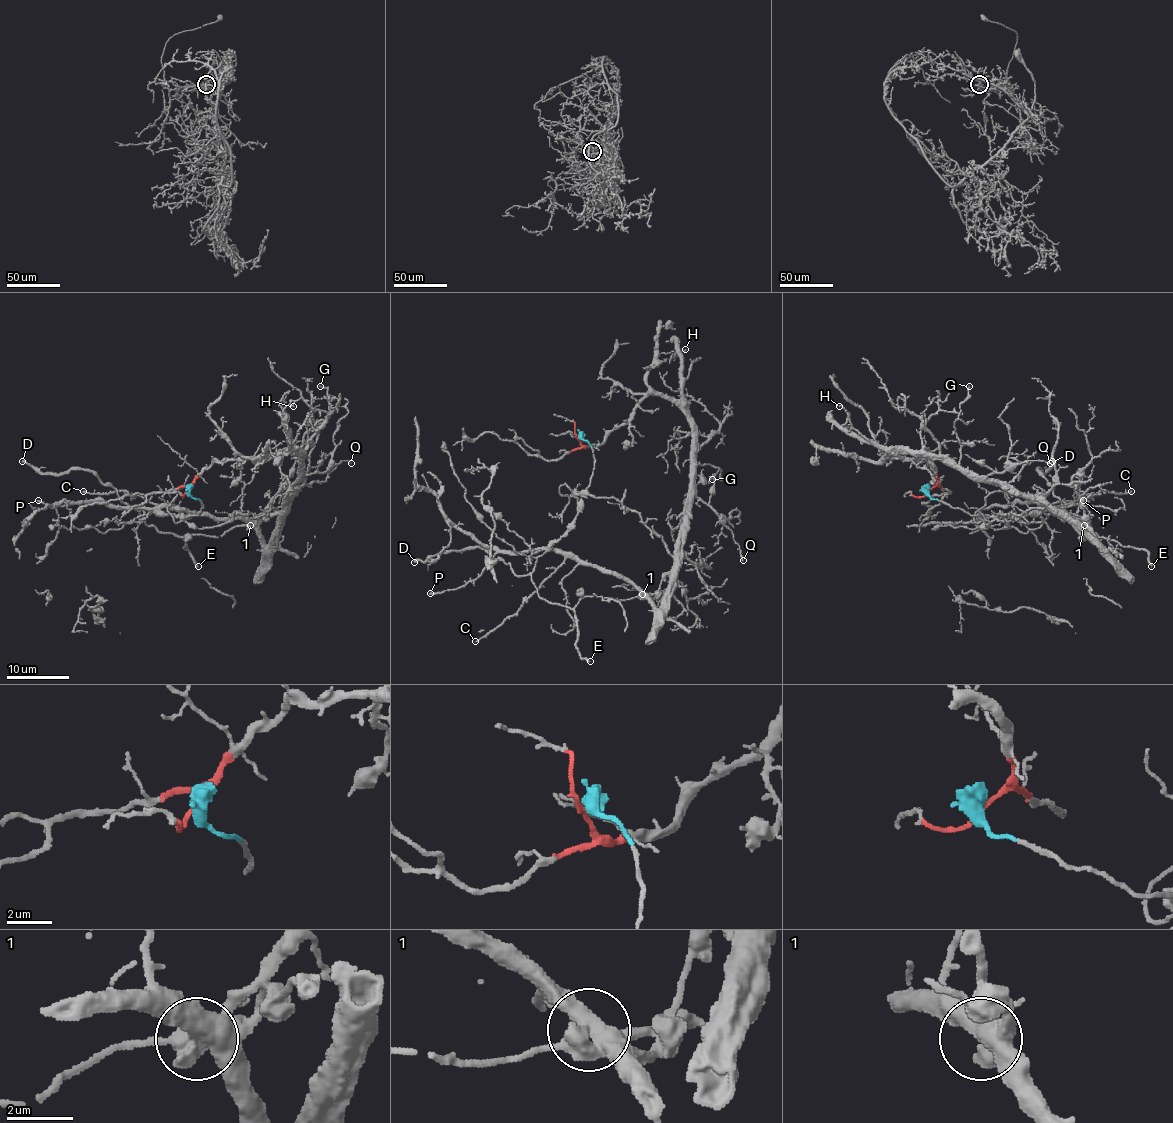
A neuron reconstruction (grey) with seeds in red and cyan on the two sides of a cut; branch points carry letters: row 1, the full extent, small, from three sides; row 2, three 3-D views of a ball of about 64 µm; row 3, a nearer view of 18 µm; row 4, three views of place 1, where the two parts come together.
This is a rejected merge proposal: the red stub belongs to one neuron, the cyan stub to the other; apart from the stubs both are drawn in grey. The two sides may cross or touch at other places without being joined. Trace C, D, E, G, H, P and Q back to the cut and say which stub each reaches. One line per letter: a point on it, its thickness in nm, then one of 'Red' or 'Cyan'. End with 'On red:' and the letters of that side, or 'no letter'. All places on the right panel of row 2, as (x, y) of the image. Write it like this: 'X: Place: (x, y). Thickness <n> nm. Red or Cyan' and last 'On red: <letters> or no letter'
C: Place: (1131, 491). Thickness 180 nm. Red
D: Place: (1052, 461). Thickness 300 nm. Cyan
E: Place: (1151, 566). Thickness 240 nm. Cyan
G: Place: (969, 386). Thickness 130 nm. Red
H: Place: (839, 406). Thickness 190 nm. Red
P: Place: (1083, 500). Thickness 240 nm. Red
Q: Place: (1050, 463). Thickness 180 nm. Red
On red: C, G, H, P, Q

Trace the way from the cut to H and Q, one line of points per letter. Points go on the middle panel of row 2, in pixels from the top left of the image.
H: (579, 438), (586, 447), (595, 447), (648, 396), (678, 399), (681, 357), (676, 352), (674, 357), (685, 349)
Q: (579, 438), (586, 447), (595, 447), (648, 396), (671, 399), (690, 425), (696, 495), (732, 533), (743, 561)

